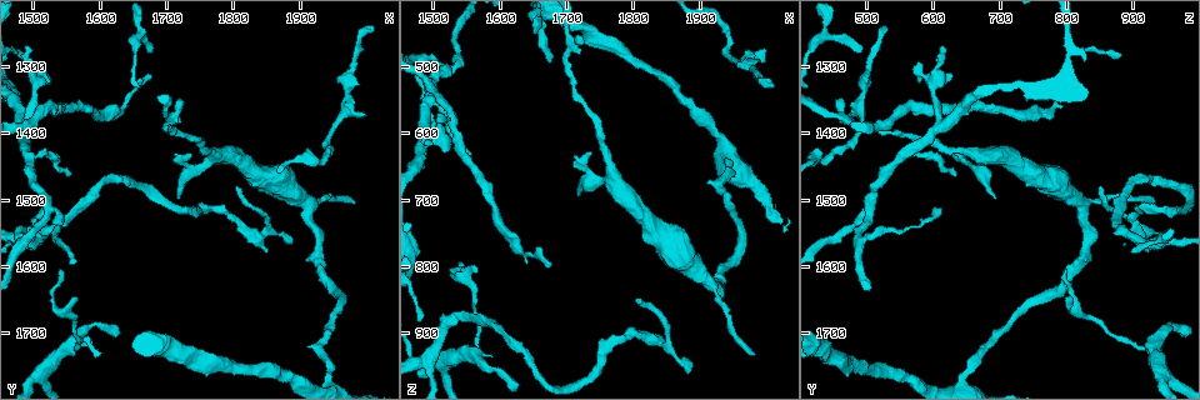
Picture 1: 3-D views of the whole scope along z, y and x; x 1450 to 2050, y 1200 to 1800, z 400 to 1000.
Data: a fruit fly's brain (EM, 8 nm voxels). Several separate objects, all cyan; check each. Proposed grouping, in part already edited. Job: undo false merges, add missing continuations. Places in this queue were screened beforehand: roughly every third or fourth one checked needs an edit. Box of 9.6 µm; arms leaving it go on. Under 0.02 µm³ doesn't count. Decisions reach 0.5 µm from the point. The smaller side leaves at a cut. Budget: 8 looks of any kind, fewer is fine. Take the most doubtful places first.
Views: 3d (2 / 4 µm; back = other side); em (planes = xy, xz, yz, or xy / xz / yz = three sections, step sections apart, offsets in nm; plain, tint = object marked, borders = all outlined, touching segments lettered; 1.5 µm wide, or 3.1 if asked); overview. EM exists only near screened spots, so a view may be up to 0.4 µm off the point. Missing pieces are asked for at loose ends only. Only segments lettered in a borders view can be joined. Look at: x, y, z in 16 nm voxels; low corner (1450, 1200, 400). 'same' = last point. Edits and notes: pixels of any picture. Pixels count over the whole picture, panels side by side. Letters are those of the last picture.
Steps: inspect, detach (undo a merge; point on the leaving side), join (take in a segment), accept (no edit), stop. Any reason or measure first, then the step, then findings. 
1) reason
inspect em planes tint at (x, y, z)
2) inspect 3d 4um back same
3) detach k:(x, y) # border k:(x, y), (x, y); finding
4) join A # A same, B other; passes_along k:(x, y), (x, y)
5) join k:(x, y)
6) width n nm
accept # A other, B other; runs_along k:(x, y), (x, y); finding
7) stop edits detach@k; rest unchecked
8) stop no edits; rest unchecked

free end
inspect 3d 2um at (1570, 1650, 795)

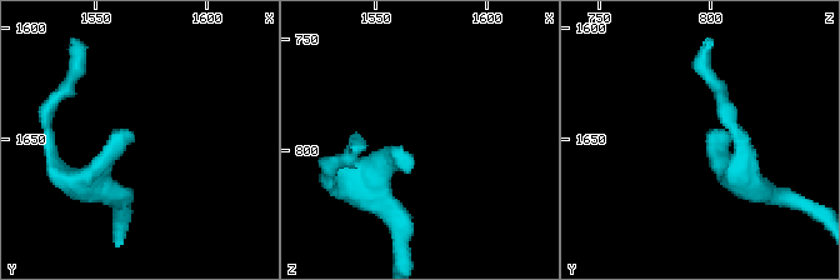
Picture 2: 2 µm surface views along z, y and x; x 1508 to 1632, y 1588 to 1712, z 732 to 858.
need the tissue
inspect em planes borders at (1566, 1646, 801)

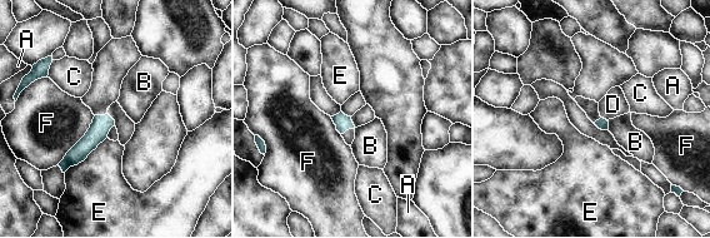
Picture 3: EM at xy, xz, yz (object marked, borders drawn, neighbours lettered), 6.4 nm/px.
join D # A other, B other, C other, D same, E other, F other; passes_along 3:(343, 122), (348, 129), (349, 135); it goes on there

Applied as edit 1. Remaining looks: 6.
inspect overview

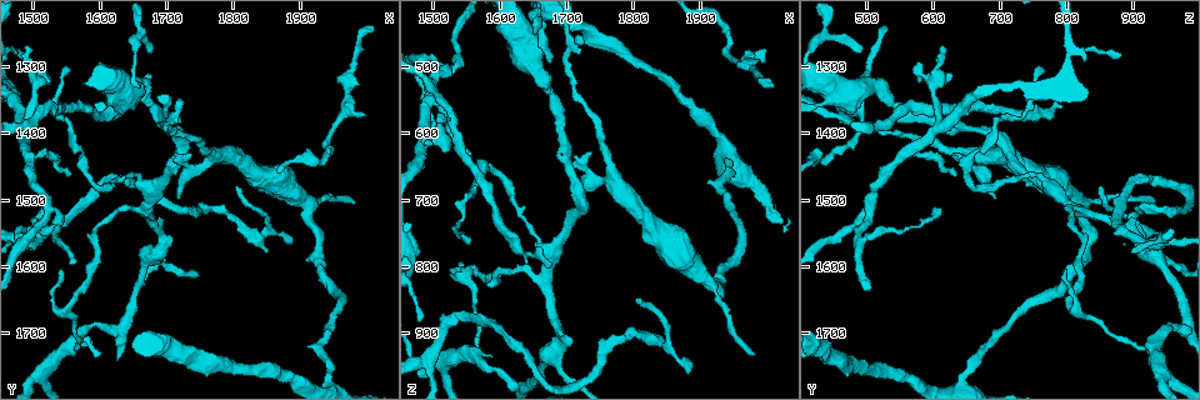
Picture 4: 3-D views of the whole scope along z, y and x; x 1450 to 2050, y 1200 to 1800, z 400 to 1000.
tapers out
inspect em planes tint at (1675, 1310, 800)

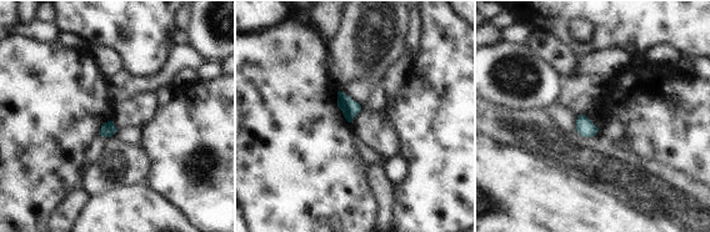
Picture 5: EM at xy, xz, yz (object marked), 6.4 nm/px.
what lies round it
inspect em planes borders same

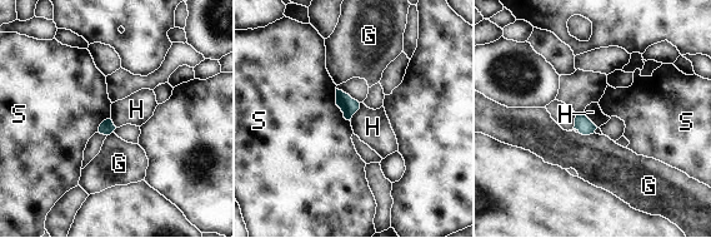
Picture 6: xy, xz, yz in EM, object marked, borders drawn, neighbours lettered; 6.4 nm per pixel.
accept # G other, H other, S other; no lettered segment goes on from it

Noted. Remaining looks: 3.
stop edits join@3; rest unchecked

